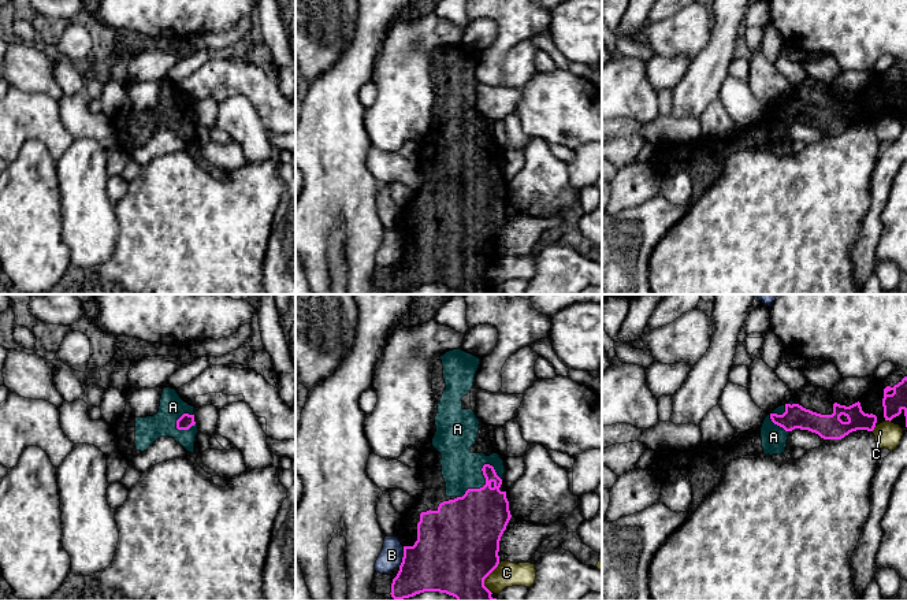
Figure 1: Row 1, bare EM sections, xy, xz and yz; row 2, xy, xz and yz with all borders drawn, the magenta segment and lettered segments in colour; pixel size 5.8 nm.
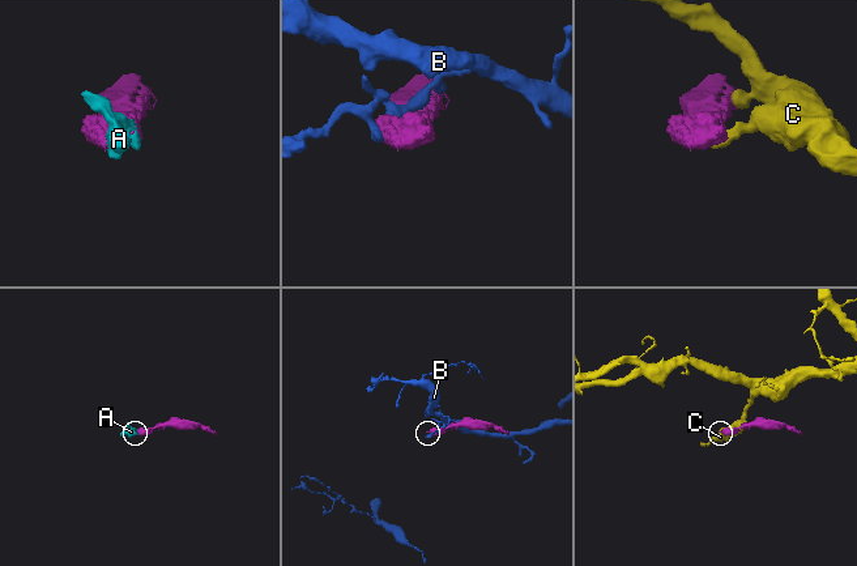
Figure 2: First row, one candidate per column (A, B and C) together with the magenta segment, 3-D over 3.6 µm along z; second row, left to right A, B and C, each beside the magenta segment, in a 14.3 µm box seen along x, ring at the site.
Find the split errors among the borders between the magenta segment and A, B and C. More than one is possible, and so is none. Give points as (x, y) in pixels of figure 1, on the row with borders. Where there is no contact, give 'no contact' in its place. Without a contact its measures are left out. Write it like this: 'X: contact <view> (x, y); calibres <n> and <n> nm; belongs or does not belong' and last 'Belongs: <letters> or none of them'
A: contact xz (484, 477); calibres 320 and 240 nm; belongs
B: contact xz (404, 556); calibres 400 and 130 nm; does not belong
C: contact xz (486, 577); calibres 480 and 150 nm; does not belong
Belongs: A

